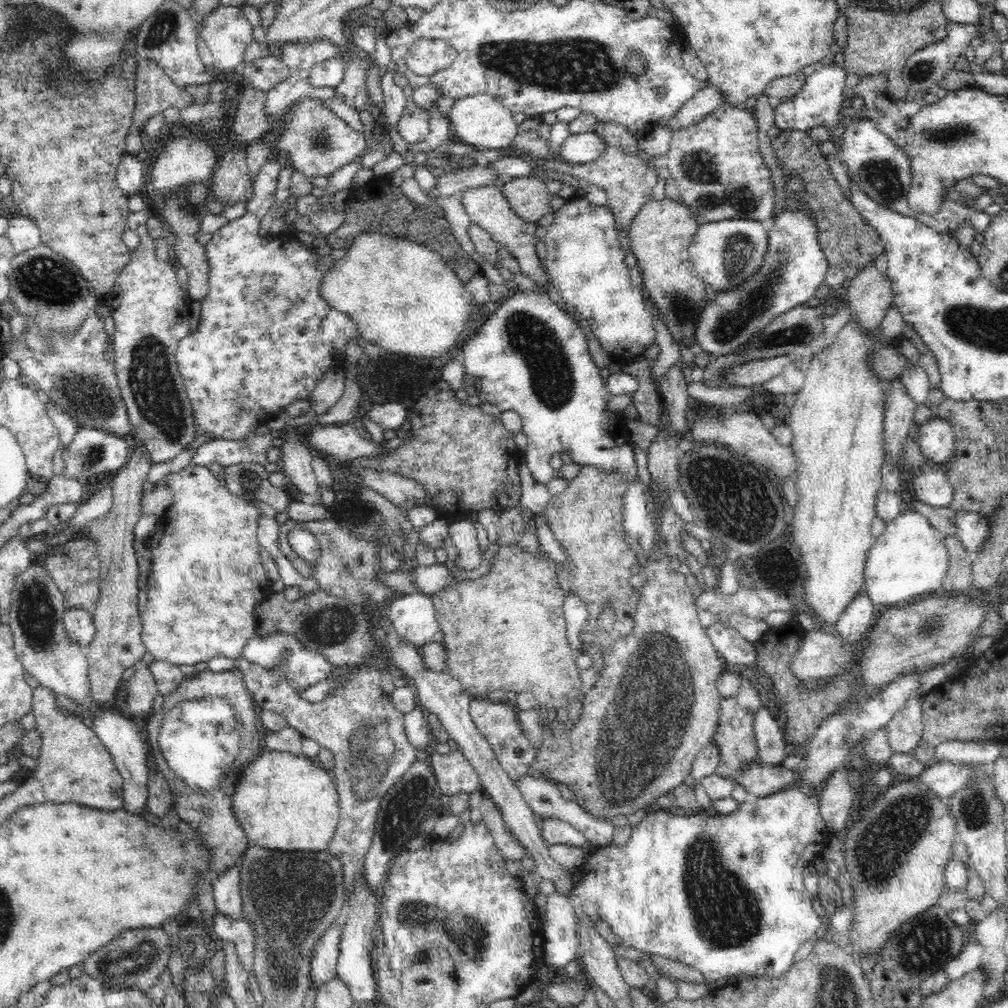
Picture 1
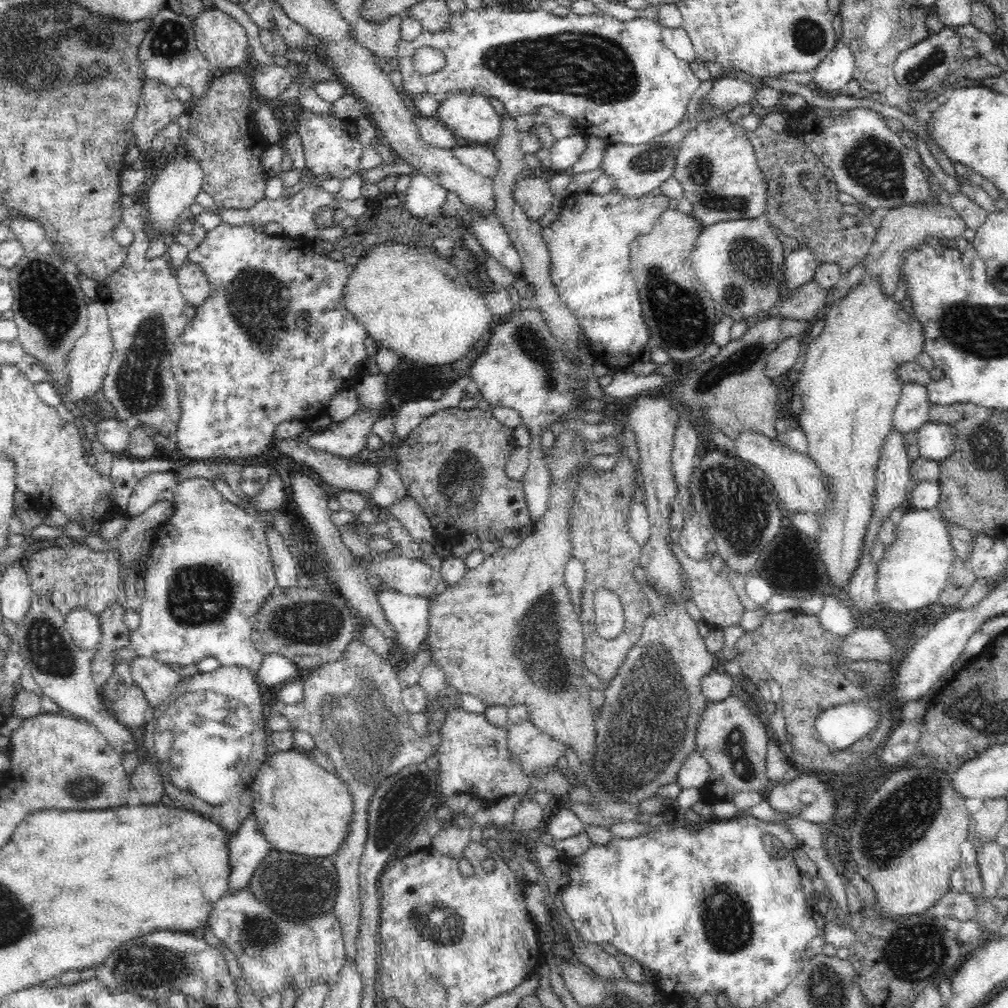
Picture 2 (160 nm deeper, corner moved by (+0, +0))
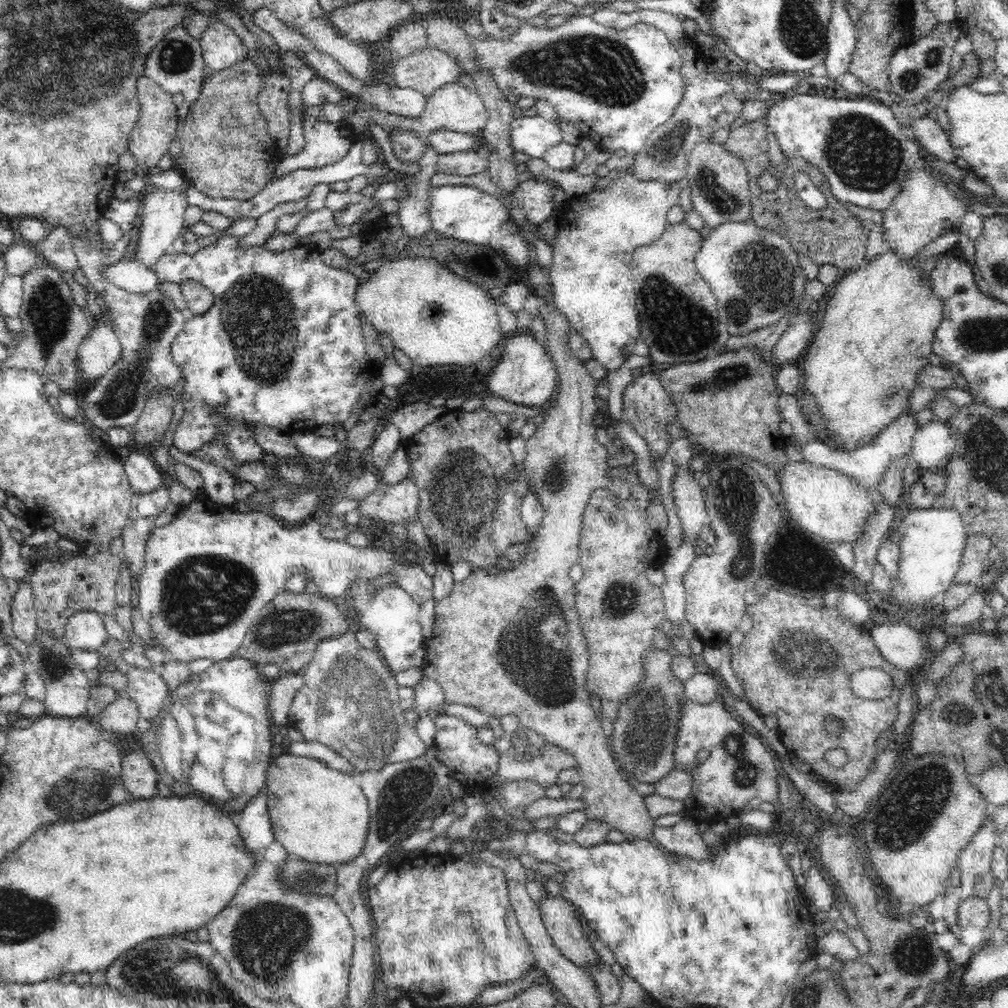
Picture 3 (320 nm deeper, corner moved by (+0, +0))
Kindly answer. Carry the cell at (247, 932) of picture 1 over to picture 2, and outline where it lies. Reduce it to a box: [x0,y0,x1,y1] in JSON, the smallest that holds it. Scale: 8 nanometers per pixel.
[206,887,345,999]

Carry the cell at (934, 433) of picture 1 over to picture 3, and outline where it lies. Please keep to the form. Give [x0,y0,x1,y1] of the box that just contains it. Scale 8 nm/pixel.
[911,420,957,469]

